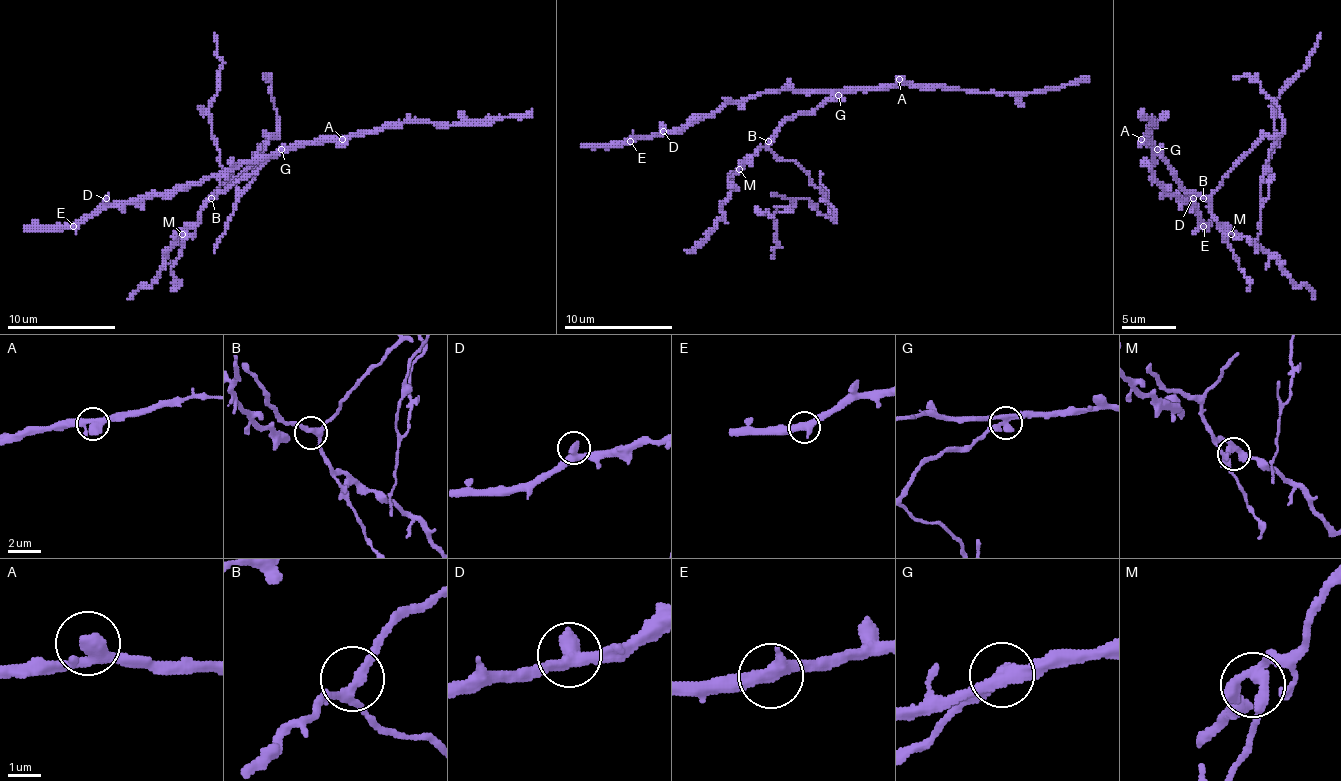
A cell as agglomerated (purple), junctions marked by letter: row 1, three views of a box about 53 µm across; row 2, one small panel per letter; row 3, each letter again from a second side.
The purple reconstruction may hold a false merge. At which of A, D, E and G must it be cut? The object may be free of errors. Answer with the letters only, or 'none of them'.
G

